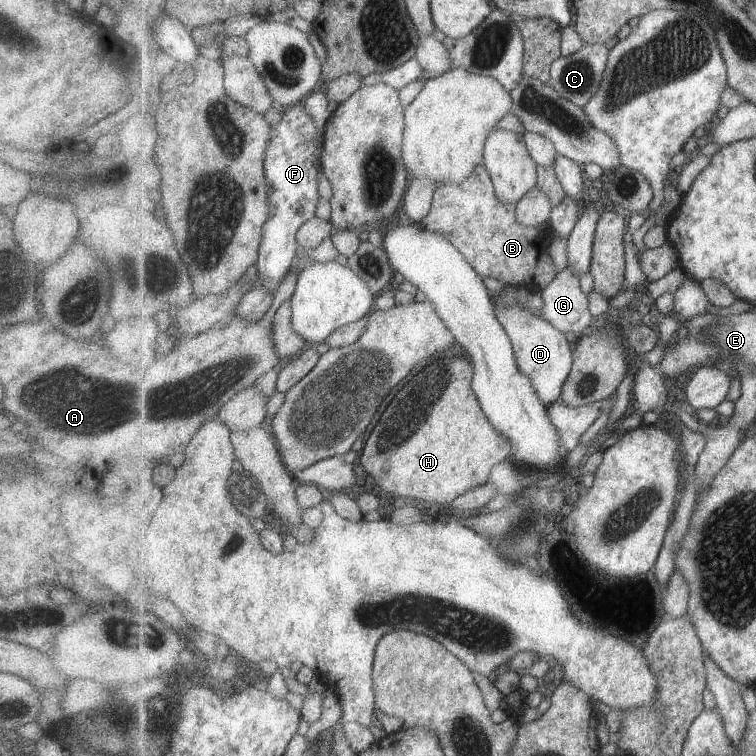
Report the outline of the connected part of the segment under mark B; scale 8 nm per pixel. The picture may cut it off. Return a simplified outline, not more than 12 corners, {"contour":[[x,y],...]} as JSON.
{"contour":[[482,164],[422,225],[484,280],[541,292],[551,234],[517,223]]}

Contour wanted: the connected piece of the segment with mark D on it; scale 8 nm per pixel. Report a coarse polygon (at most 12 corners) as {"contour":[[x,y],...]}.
{"contour":[[497,307],[520,370],[547,408],[574,368],[574,344],[535,310]]}

